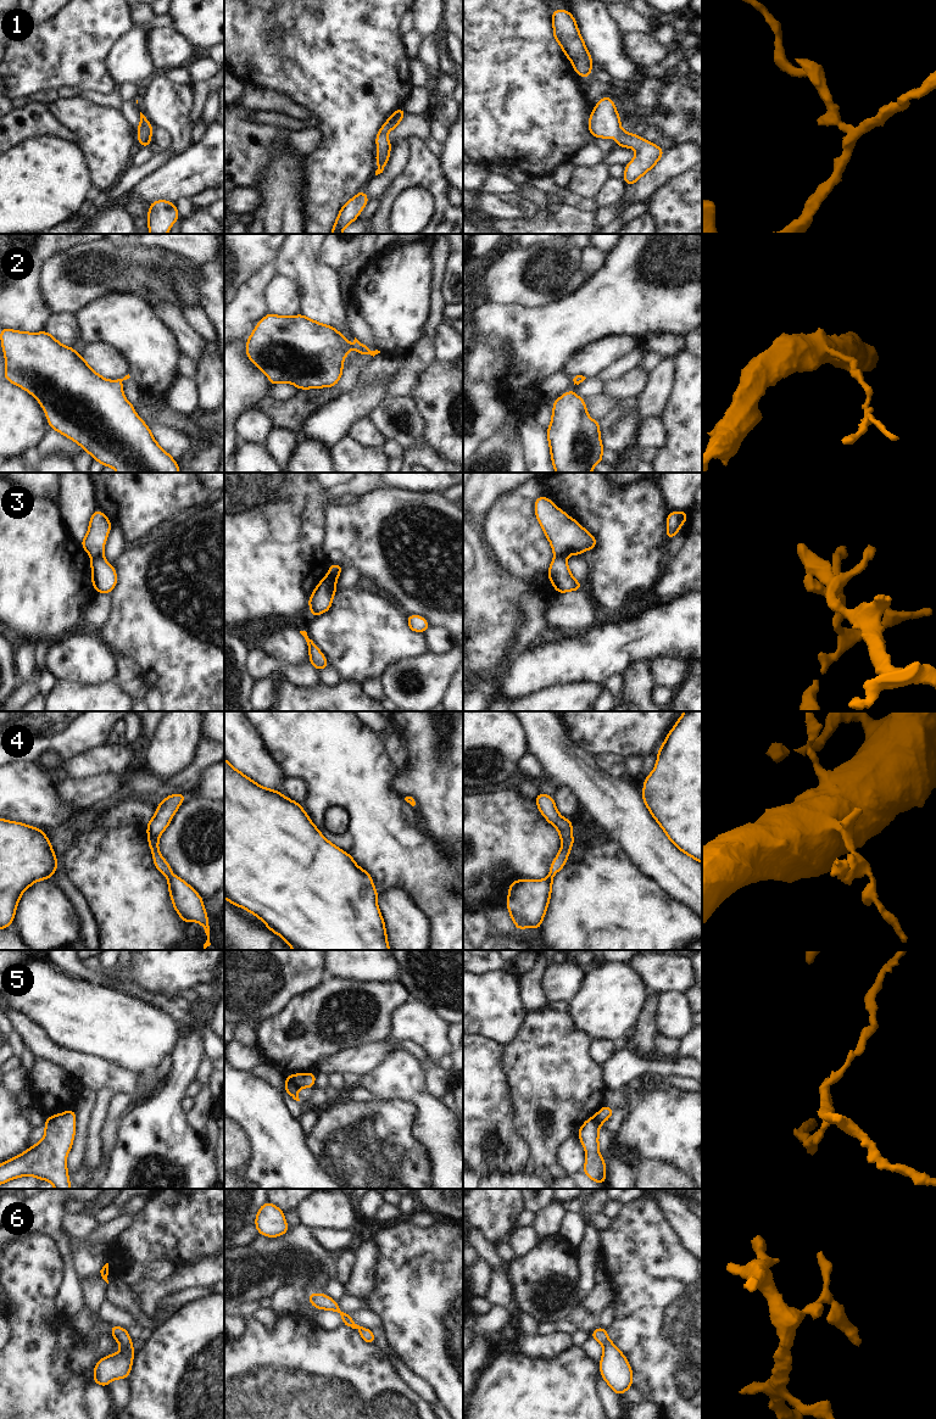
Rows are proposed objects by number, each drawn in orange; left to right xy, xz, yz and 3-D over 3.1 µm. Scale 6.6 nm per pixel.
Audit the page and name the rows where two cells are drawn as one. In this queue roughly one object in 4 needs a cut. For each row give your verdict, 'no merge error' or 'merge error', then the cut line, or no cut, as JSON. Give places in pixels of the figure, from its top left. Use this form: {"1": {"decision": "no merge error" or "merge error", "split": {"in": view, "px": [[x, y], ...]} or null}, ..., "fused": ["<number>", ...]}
{"1": {"decision": "no merge error", "split": null}, "2": {"decision": "no merge error", "split": null}, "3": {"decision": "merge error", "split": {"in": "xy", "px": [[101, 554], [92, 559]]}}, "4": {"decision": "no merge error", "split": null}, "5": {"decision": "merge error", "split": {"in": "xz", "px": [[287, 1080], [297, 1087]]}}, "6": {"decision": "no merge error", "split": null}, "fused": ["3", "5"]}

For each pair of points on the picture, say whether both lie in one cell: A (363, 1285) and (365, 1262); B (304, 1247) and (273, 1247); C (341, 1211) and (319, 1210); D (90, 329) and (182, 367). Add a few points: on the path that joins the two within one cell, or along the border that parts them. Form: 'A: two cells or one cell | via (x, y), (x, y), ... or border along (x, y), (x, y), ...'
A: one cell | via (363, 1279), (363, 1268)
B: one cell | via (296, 1247), (280, 1247)
C: one cell | via (336, 1211), (324, 1210)
D: two cells | border along (180, 353), (177, 361), (177, 374)

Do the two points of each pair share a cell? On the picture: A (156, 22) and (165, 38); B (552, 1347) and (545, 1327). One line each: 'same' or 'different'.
A: different
B: different

